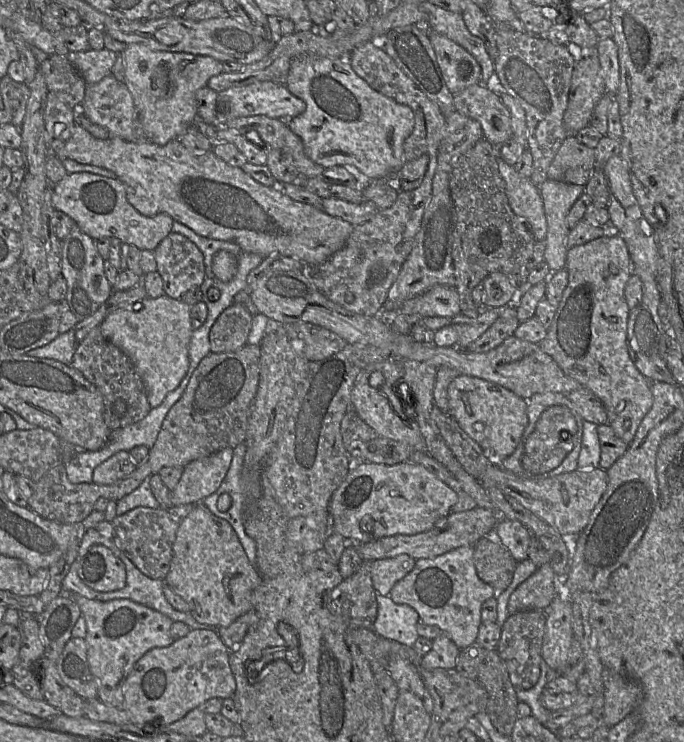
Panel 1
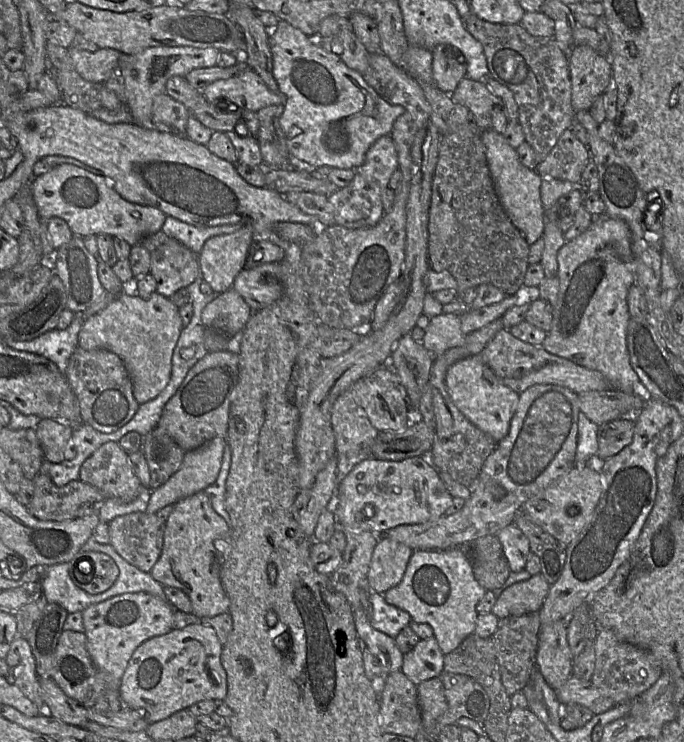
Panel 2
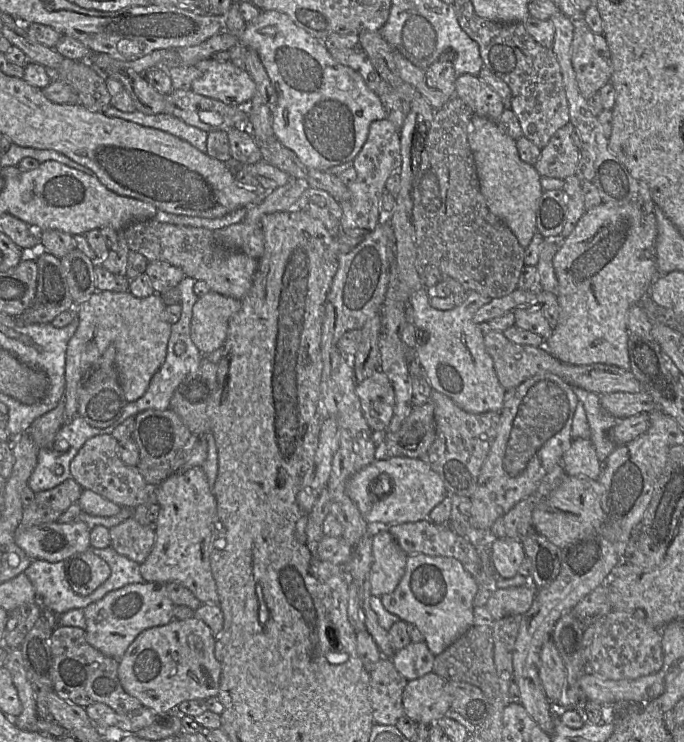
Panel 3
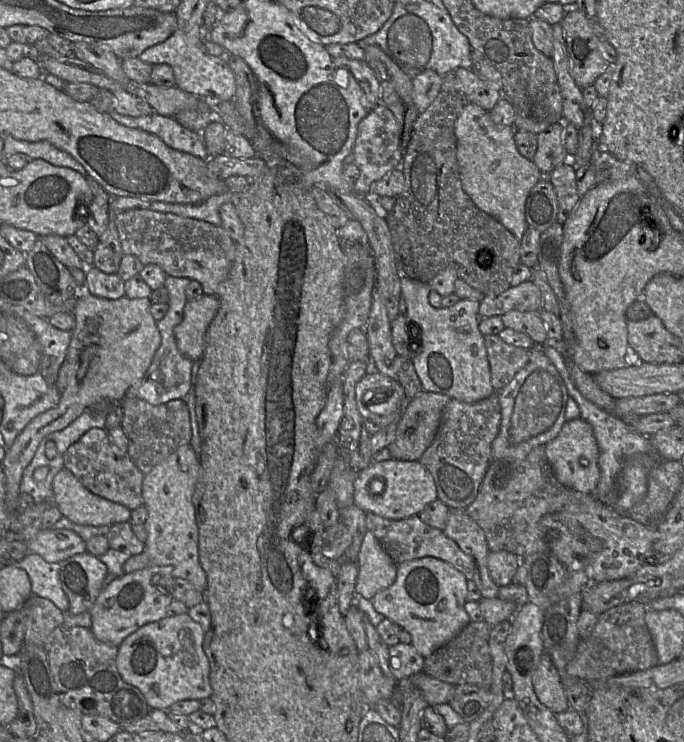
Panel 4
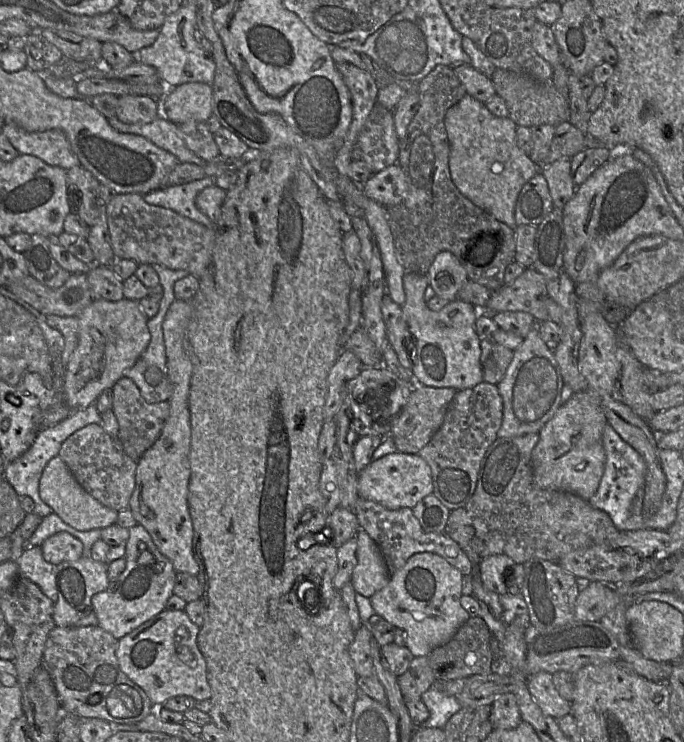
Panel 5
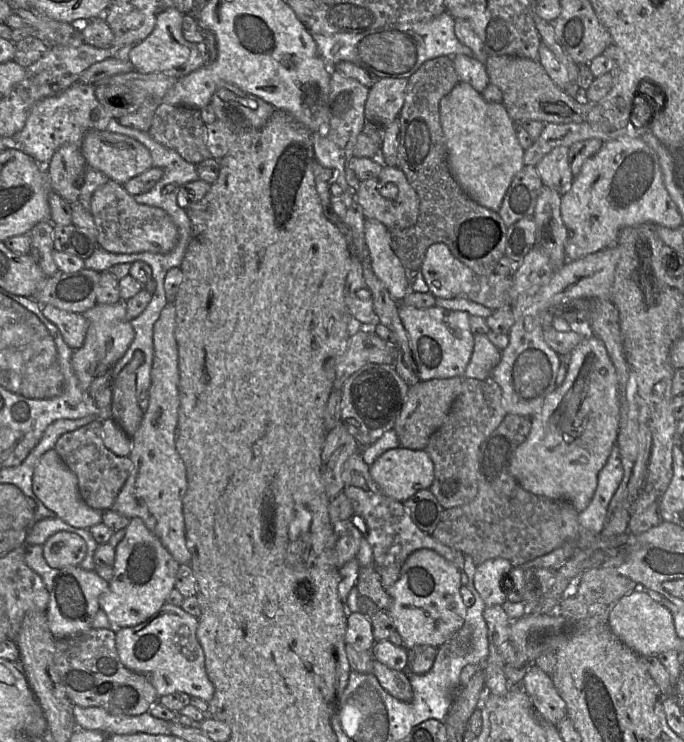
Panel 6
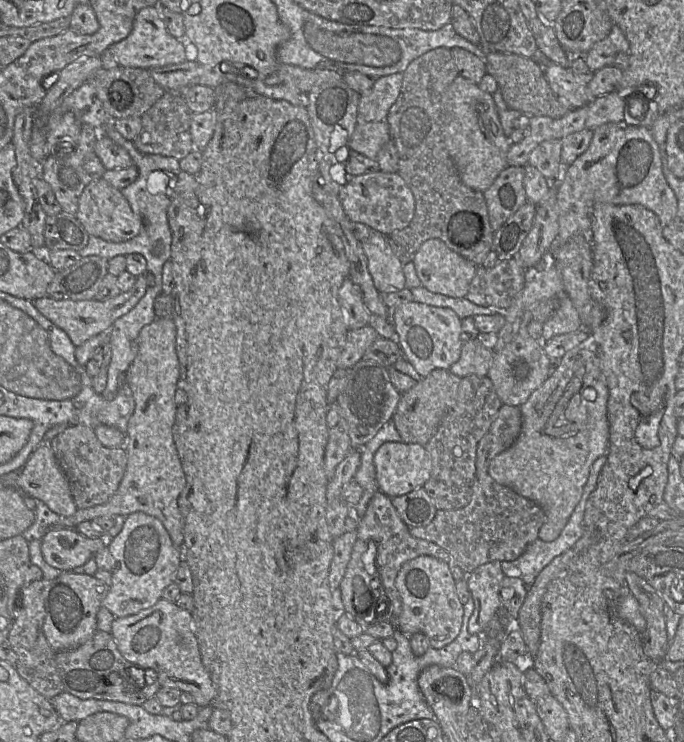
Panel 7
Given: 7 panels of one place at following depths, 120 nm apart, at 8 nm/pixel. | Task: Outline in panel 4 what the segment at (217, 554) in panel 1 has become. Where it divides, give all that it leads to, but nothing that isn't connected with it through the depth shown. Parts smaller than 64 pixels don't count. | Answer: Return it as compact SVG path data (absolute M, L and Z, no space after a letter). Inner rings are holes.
M185 444L144 475L143 506L148 511L144 527L148 537L144 551L139 555L131 555L125 562L125 573L150 566L171 566L173 578L185 579L200 592L205 592L207 575L199 560L199 531L193 504L193 493L200 471L198 455L191 444Z

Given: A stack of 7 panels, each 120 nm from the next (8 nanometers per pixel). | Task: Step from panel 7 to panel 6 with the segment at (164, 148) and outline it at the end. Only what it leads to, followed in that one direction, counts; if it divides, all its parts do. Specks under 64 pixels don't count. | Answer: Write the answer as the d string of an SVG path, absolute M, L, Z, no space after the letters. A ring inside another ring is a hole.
M156 102L147 132L156 142L175 150L187 162L196 165L211 158L206 145L206 124L194 108Z

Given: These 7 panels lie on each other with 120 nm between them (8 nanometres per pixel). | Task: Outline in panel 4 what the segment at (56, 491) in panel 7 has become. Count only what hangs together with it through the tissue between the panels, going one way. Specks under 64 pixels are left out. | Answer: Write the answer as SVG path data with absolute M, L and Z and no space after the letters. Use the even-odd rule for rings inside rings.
M66 467L54 476L53 505L79 525L112 526L131 517L129 508L93 494Z

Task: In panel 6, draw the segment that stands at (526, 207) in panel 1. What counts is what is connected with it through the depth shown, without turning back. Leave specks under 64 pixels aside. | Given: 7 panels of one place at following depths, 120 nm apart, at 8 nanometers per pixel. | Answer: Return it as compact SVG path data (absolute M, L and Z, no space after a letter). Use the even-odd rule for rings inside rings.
M461 81L441 99L439 114L452 177L472 200L498 213L514 176L525 165L525 150L518 143L515 122L503 103L487 102Z

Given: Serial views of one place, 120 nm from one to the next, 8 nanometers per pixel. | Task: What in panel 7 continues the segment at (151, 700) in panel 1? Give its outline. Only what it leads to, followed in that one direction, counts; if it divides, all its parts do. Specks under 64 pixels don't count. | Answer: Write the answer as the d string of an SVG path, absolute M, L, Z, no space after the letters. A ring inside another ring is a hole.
M161 598L155 605L139 613L115 618L112 635L127 661L141 669L156 671L161 687L190 693L199 708L213 703L217 690L202 661L192 612Z

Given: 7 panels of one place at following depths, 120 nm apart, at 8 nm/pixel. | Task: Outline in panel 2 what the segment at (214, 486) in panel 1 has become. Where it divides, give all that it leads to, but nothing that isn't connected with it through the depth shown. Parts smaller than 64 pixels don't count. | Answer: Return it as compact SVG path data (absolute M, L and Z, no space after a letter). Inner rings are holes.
M215 437L202 446L186 452L179 470L165 484L151 490L151 497L145 512L155 514L163 507L174 505L214 484L221 469L225 446L225 438Z

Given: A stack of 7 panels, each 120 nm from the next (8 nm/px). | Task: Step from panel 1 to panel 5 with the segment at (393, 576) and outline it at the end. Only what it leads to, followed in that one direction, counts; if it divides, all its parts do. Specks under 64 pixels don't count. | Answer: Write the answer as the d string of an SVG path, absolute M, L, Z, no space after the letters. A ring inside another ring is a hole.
M364 530L358 531L356 539L357 564L351 583L356 593L370 599L389 583L391 573L378 545Z

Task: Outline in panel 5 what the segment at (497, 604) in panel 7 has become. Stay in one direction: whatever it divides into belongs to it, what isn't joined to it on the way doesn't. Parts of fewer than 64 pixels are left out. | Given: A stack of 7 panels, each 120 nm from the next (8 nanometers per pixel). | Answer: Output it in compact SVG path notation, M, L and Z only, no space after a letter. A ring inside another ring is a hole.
M491 555L481 559L478 575L483 585L499 595L508 593L510 582L515 576L516 562L507 555Z

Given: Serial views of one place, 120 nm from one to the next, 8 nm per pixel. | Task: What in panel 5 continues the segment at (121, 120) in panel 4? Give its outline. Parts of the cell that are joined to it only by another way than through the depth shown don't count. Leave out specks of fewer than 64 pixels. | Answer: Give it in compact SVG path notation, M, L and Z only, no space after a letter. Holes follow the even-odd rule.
M117 116L108 119L109 125L118 132L140 135L157 147L173 154L180 163L192 163L205 166L206 161L189 150L181 138L181 132L173 122L160 116L145 124L127 124L121 122Z

